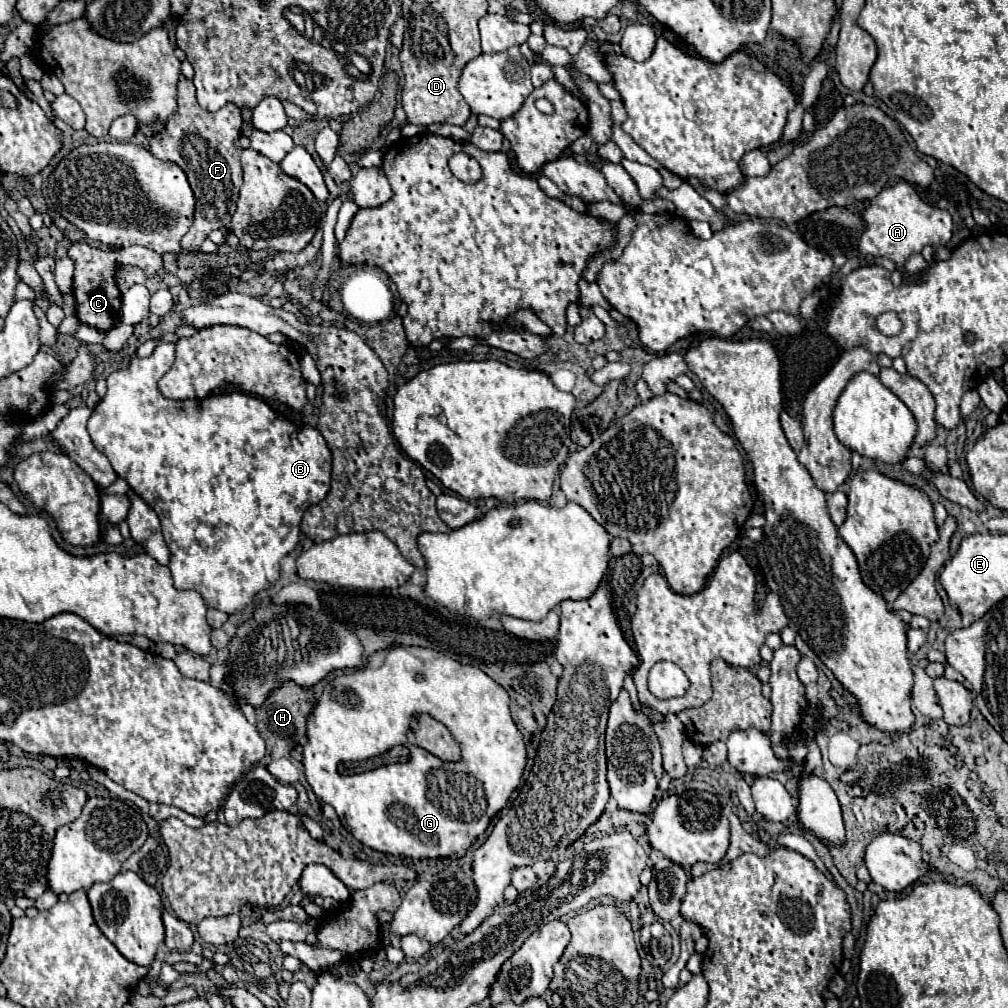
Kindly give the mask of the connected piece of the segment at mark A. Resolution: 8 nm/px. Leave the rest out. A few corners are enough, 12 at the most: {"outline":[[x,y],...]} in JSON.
{"outline":[[904,180],[864,213],[860,251],[904,267],[952,237],[950,213]]}

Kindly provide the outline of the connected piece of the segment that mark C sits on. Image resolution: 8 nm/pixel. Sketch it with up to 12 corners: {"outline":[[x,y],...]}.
{"outline":[[72,243],[76,319],[108,333],[120,323],[120,267],[162,271],[146,247]]}

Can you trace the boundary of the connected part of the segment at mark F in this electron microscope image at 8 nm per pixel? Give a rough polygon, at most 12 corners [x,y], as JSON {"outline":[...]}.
{"outline":[[180,77],[178,111],[148,151],[176,163],[196,197],[182,237],[224,231],[242,187],[240,109],[202,109]]}

